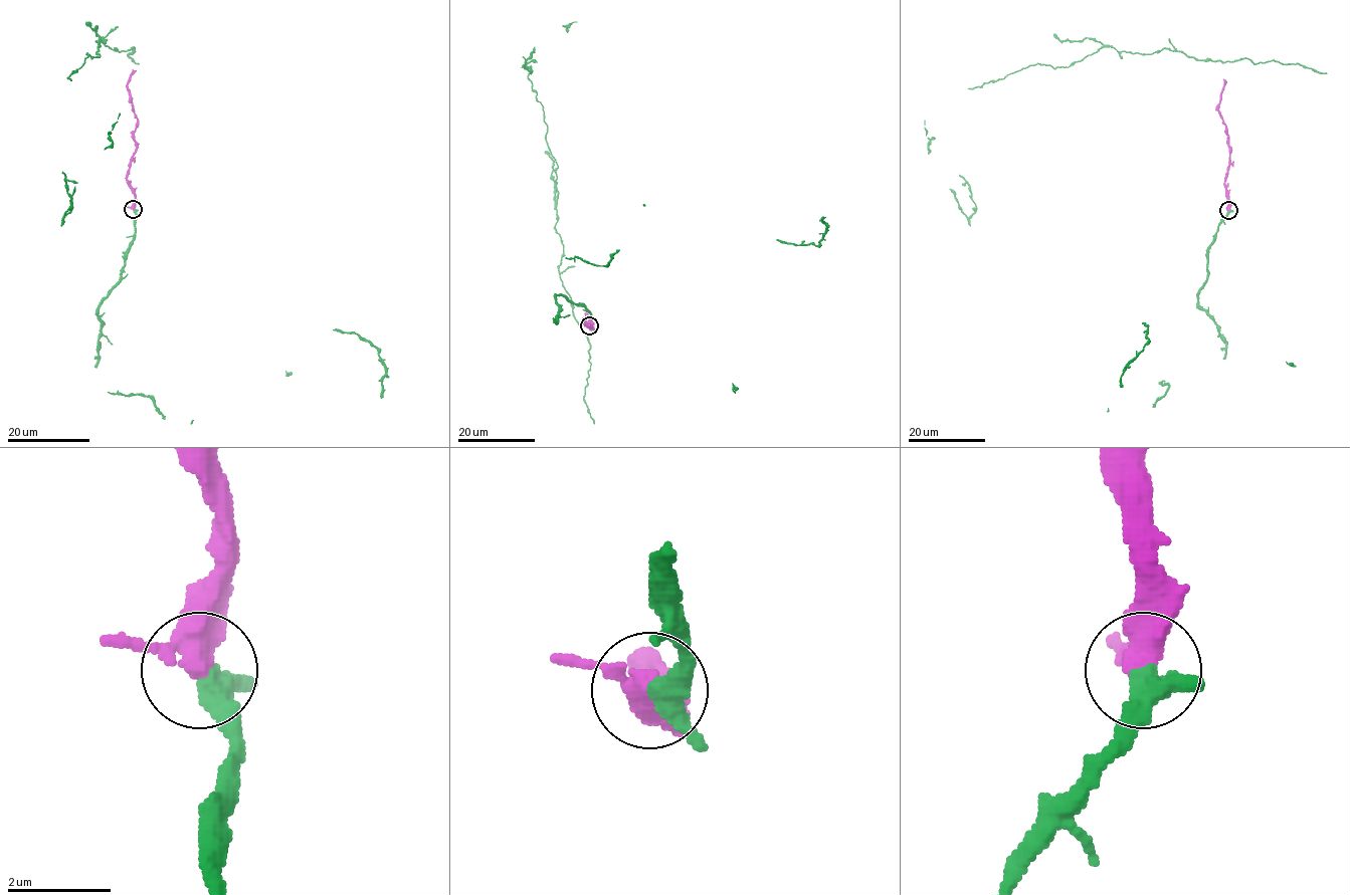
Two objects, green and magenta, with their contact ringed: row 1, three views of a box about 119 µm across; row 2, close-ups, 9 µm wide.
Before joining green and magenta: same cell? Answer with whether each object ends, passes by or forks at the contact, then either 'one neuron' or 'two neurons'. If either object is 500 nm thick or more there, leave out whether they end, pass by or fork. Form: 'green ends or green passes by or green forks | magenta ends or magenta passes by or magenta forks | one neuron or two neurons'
green passes by | magenta passes by | one neuron

